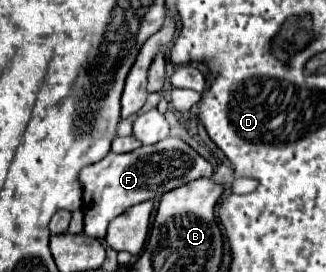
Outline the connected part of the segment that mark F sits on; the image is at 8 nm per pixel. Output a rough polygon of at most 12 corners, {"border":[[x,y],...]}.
{"border":[[181,138],[109,152],[79,172],[83,230],[213,166]]}

